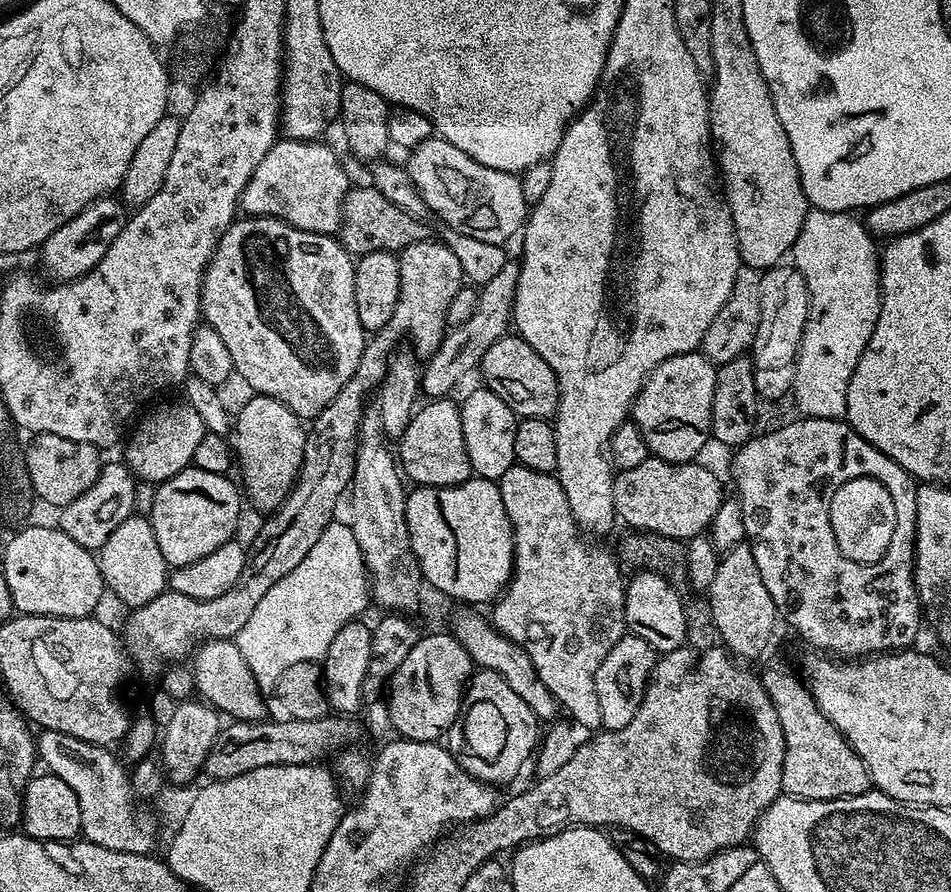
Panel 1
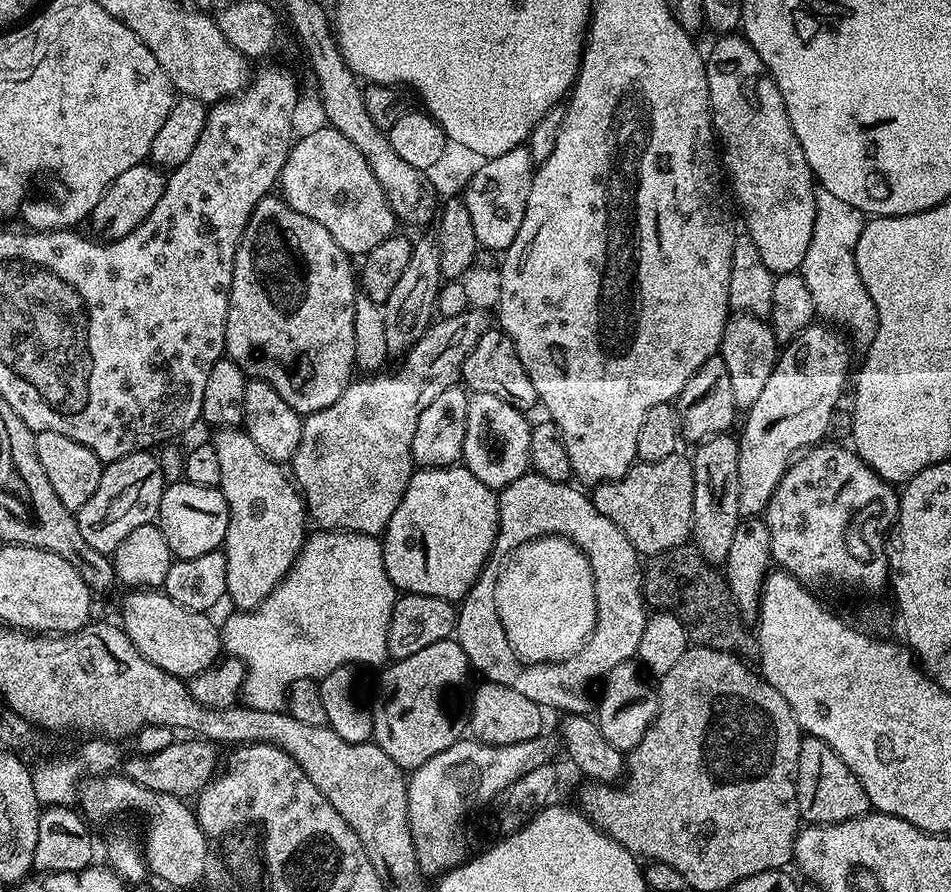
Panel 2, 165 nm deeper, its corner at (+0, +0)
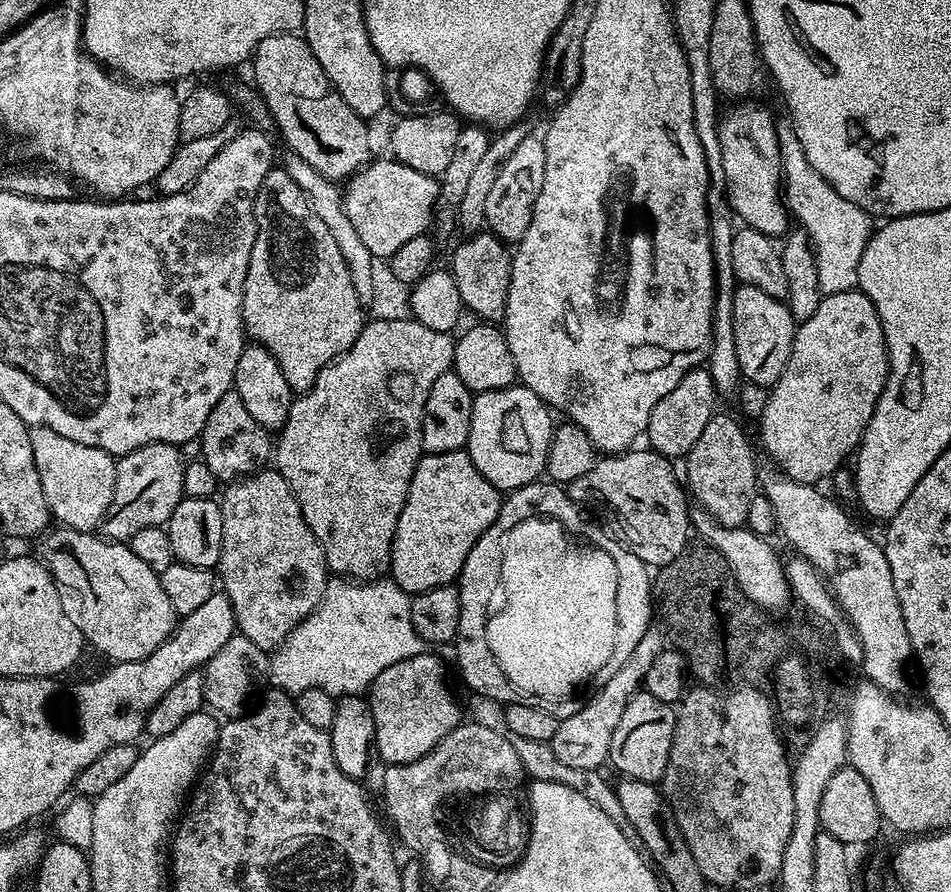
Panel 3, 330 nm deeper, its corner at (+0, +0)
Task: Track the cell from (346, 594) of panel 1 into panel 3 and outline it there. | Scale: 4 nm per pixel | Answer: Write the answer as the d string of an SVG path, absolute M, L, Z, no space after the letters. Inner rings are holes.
M332 578L324 587L319 606L271 653L270 684L273 689L289 694L317 688L337 698L358 696L371 689L386 666L421 656L425 650L424 639L416 633L412 622L412 596L402 591L392 579L353 582L348 578Z

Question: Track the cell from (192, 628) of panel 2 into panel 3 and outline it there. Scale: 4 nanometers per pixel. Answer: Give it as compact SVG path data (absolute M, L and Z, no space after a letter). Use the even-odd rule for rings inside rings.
M63 526L55 530L57 532L49 531L39 541L38 556L56 581L65 589L76 591L80 599L78 623L85 641L91 647L93 644L102 655L109 656L112 662L141 660L154 654L178 623L174 606L170 606L170 598L166 598L160 585L159 575L150 570L146 562L141 562L127 543Z

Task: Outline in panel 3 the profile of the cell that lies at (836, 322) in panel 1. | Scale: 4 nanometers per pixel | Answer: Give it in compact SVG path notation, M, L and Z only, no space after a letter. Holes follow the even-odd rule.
M777 123L776 132L780 135L782 195L789 213L800 219L799 227L812 239L820 291L824 296L851 292L858 285L862 250L866 250L866 242L874 231L873 217L854 206L854 202L846 202L846 198L842 198L842 194L838 194L838 190L834 190L834 186L830 186L830 182L826 182L826 178L822 178L822 174L810 166L810 162L806 162L802 142L798 142L791 123Z

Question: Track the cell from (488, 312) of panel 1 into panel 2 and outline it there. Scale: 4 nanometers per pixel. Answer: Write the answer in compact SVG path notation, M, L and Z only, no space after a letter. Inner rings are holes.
M469 307L467 312L458 314L454 318L437 319L428 327L426 334L422 334L422 338L418 338L418 342L414 347L404 353L402 359L397 363L401 364L393 372L381 370L375 374L361 375L359 378L353 379L352 383L346 386L342 398L338 398L338 402L334 402L334 406L326 406L326 410L311 412L309 416L303 417L302 438L298 442L298 450L292 455L290 472L303 495L307 515L311 519L313 516L320 523L317 525L321 529L335 530L337 532L361 532L367 536L379 537L384 529L388 527L394 510L398 510L398 502L402 502L402 498L406 494L408 483L414 471L412 443L414 442L414 429L418 427L418 418L422 418L422 410L426 410L426 406L430 406L430 402L434 402L434 398L438 398L438 394L442 394L442 390L450 390L457 387L458 381L461 379L460 371L470 354L470 350L474 350L478 338L482 338L482 334L488 331L490 327L488 315L489 313L487 311Z

